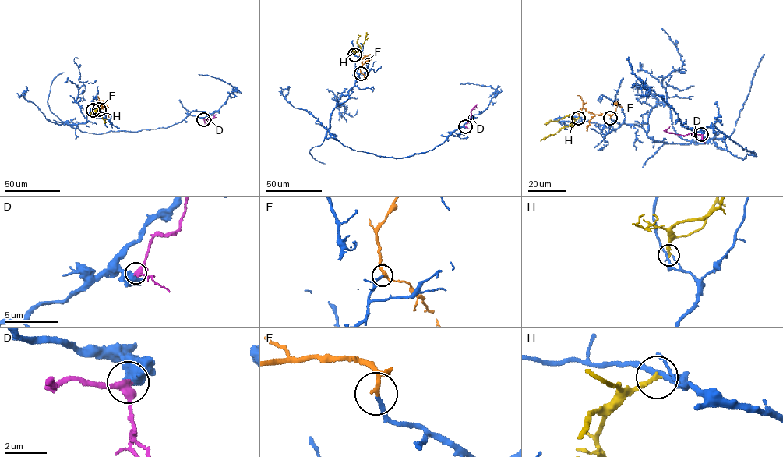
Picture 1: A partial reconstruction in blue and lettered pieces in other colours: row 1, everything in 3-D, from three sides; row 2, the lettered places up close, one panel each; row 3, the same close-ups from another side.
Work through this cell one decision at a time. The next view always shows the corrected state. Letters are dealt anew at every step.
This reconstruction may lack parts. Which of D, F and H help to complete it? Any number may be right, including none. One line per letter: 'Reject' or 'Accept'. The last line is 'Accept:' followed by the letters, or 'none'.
D: Reject
F: Accept
H: Reject
Accept: F

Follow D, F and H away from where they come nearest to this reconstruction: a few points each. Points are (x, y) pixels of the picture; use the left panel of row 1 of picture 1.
D: (203, 119), (209, 120), (216, 114)
F: (98, 109), (101, 104), (98, 96)
H: (93, 109), (104, 123)

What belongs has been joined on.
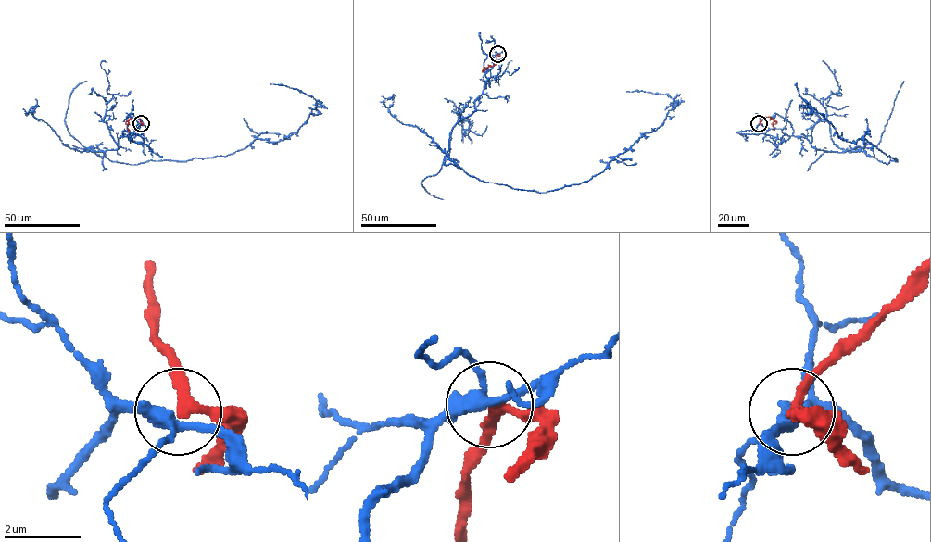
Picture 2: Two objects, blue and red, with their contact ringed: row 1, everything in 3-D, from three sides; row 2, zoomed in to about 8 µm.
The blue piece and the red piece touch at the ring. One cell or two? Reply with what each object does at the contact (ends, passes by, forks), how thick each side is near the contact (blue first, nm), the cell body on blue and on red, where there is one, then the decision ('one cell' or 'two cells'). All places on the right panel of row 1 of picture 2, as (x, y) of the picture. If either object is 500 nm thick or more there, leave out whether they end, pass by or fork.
blue forks; red passes by; calibres 280 and 200 nm; soma blue none; soma red none; two cells

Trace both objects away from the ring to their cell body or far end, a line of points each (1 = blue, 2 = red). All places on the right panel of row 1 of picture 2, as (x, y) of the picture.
1: (759, 123), (818, 149), (870, 147), (880, 161), (898, 161), (864, 138), (843, 140), (797, 83)
2: (759, 123), (770, 117), (776, 122), (773, 125), (773, 131)

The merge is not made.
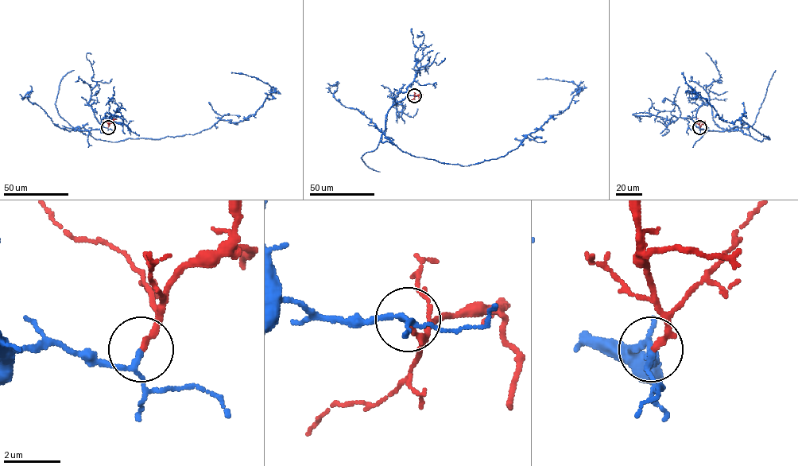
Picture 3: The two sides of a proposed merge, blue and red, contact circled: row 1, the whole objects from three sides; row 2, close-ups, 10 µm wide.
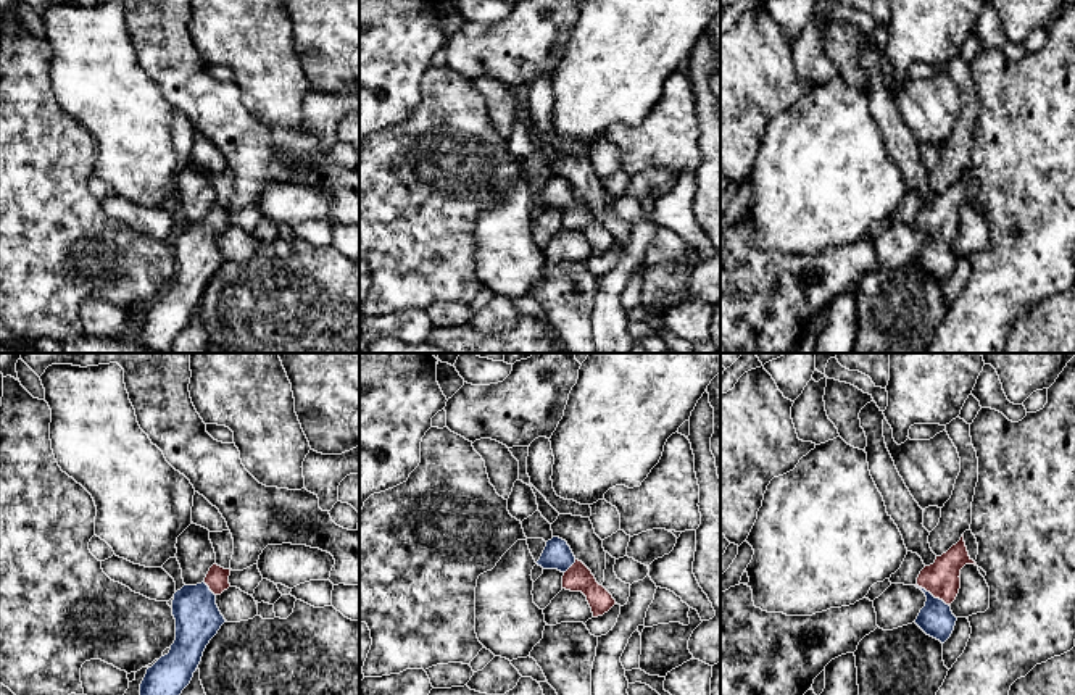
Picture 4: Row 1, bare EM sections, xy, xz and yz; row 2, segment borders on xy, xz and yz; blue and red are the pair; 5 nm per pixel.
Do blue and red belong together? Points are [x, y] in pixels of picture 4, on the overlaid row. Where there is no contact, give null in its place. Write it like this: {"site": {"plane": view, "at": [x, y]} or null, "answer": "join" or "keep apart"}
{"site": {"plane": "yz", "at": [930, 594]}, "answer": "join"}

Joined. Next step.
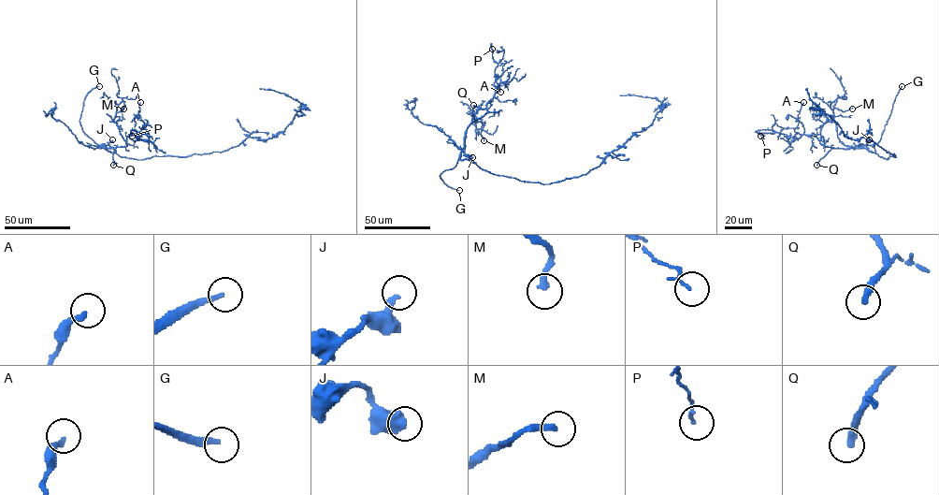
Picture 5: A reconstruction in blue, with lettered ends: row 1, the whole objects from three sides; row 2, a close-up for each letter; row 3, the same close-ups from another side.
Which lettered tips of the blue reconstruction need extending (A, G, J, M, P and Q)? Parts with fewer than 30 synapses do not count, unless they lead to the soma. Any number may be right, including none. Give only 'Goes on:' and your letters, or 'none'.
Goes on: G, Q

